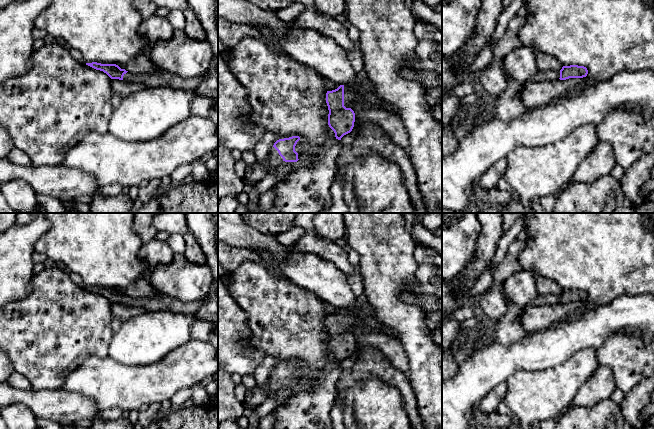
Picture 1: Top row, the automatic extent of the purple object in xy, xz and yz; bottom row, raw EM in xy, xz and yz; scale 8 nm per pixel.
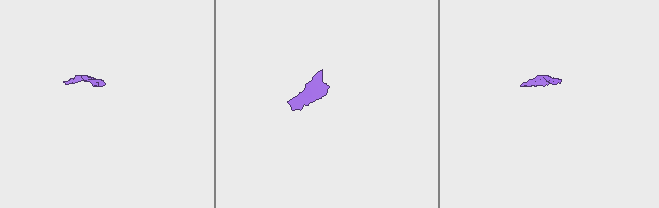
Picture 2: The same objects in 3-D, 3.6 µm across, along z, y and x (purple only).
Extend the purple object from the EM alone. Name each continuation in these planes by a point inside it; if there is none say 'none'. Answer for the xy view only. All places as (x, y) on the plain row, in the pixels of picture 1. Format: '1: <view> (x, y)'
1: xy (161, 302)

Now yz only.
1: yz (540, 300)

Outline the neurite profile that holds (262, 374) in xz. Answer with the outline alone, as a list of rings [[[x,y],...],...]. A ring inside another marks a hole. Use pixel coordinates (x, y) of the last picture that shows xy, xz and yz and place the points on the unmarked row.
[[[267,355],[253,374],[256,380],[256,386],[261,388],[267,387],[272,370],[280,362],[281,360],[279,358]]]

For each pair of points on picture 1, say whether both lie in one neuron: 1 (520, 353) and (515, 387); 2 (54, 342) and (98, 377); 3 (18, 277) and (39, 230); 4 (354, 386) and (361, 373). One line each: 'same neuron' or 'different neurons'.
1: different neurons
2: different neurons
3: same neuron
4: different neurons

